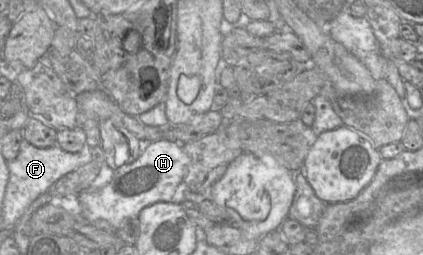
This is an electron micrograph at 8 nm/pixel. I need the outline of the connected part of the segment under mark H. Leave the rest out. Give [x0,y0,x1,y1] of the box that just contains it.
[78,139,188,229]

